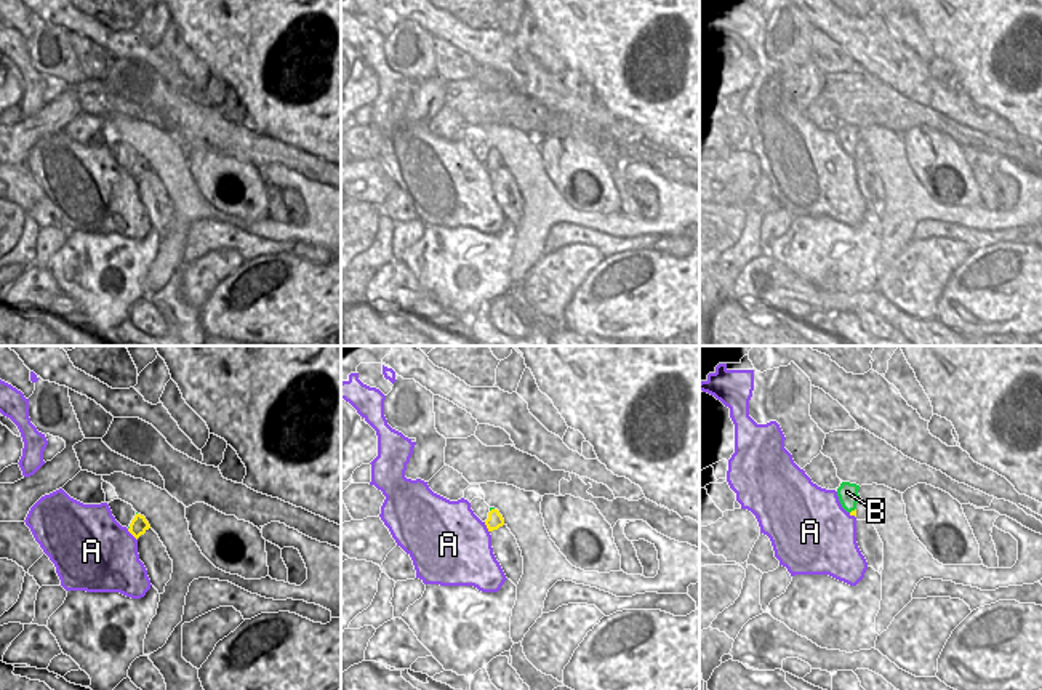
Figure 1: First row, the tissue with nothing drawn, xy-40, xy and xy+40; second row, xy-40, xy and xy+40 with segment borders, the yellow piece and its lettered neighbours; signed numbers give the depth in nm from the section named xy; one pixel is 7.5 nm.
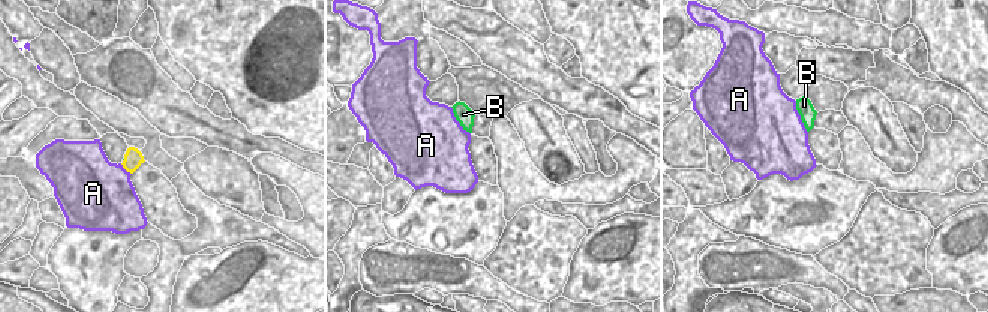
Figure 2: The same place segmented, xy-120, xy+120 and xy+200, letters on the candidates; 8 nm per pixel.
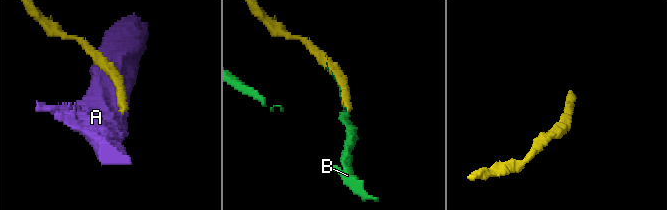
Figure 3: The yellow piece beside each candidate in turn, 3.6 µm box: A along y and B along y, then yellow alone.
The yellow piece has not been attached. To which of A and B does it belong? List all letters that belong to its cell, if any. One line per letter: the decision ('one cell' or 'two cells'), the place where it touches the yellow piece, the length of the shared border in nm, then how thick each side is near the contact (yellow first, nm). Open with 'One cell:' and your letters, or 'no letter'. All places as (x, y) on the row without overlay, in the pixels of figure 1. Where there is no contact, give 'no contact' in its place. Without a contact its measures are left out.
One cell: no letter
A: two cells; contact xy-40 (132, 175); length 120 nm; calibres 130 and 480 nm
B: two cells; contact xy+40 (852, 152); length 60 nm; calibres 50 and 150 nm

